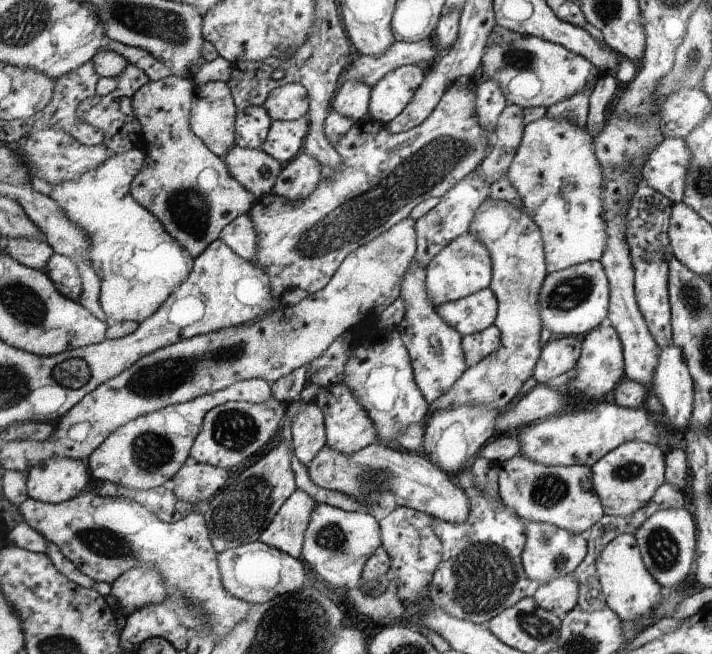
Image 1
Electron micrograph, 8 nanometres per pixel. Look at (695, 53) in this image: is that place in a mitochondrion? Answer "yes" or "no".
yes

